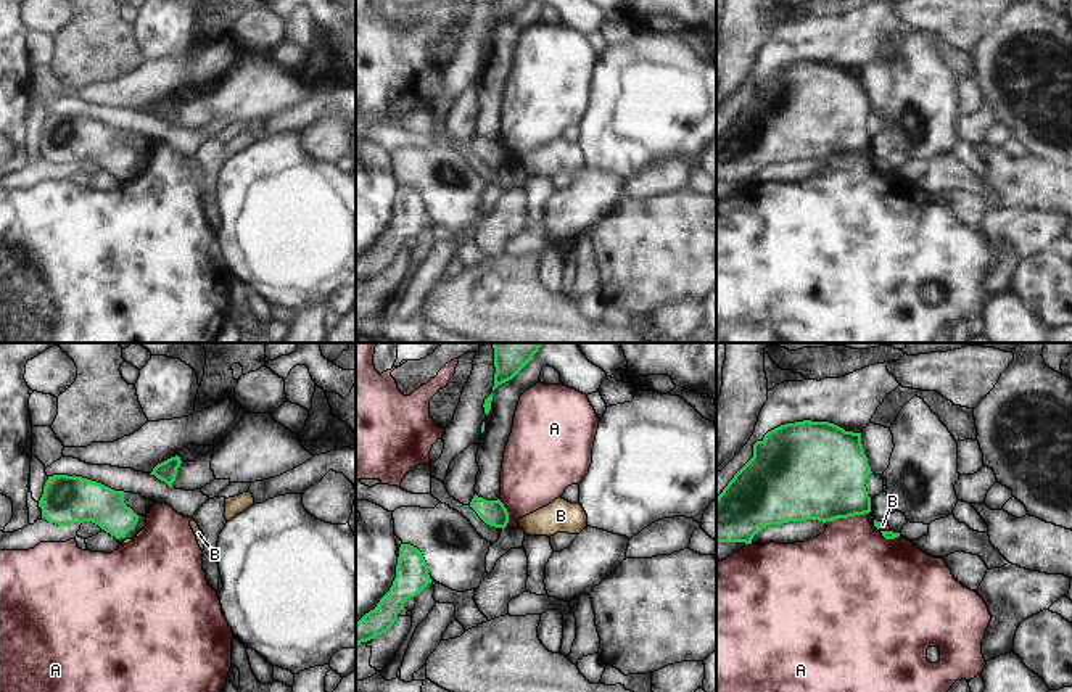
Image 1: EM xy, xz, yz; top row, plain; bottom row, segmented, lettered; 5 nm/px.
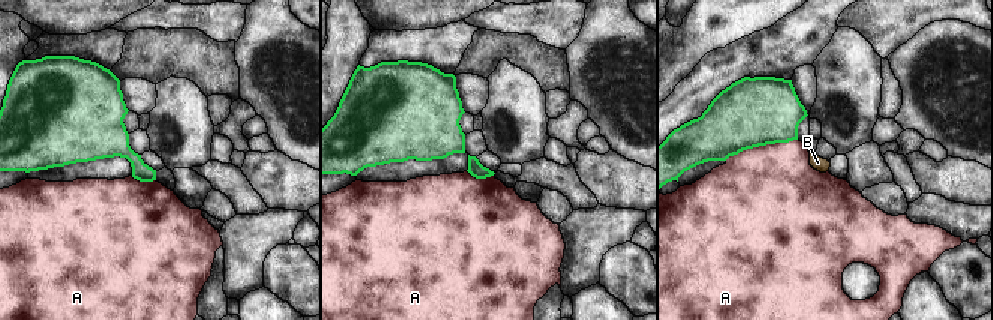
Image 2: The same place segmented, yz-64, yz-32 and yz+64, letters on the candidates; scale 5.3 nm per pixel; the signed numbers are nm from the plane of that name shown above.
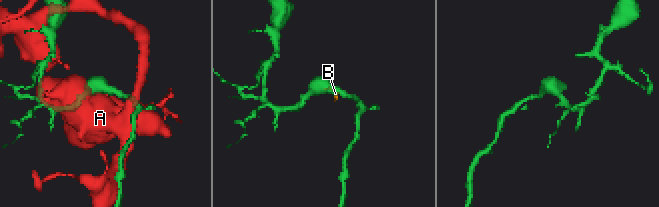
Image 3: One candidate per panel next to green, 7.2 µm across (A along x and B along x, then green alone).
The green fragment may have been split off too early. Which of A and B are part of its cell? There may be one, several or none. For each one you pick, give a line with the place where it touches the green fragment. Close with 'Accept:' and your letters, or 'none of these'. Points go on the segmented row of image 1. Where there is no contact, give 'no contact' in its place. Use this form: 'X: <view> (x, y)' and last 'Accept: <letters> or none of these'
Accept: none of these

